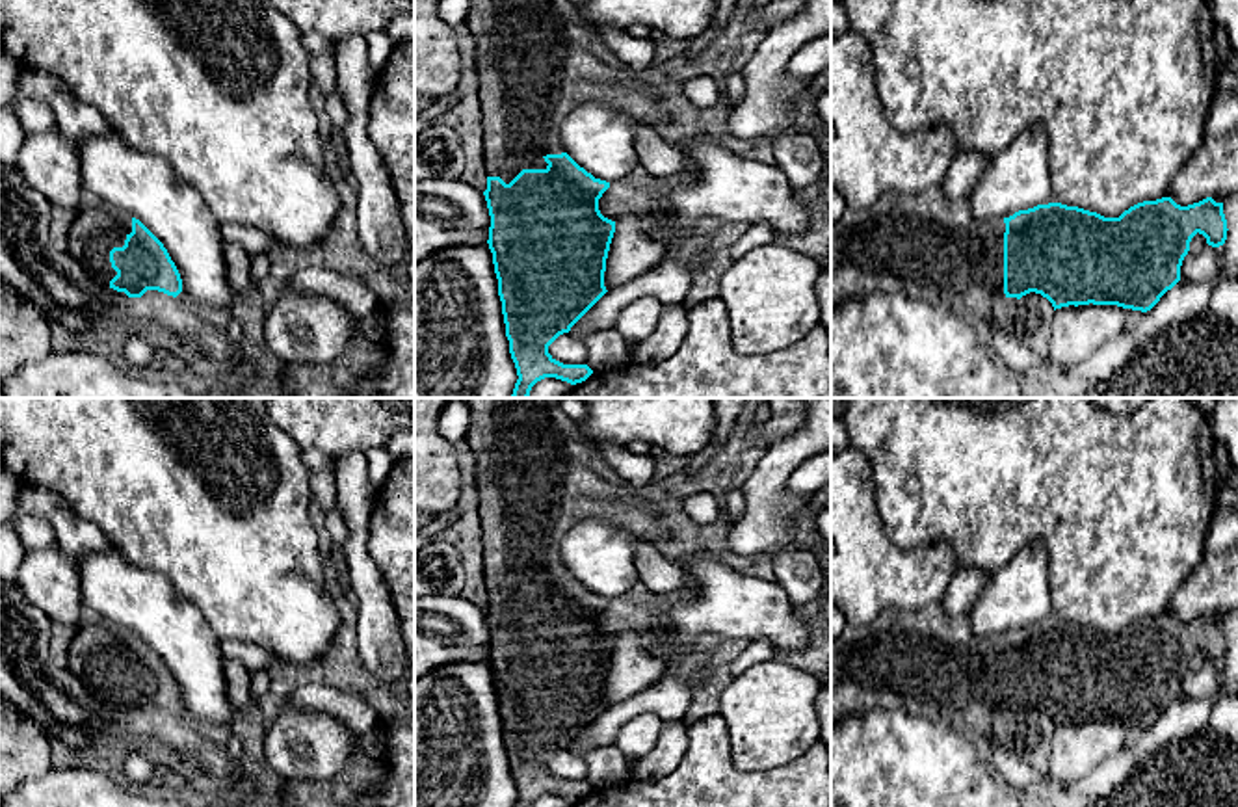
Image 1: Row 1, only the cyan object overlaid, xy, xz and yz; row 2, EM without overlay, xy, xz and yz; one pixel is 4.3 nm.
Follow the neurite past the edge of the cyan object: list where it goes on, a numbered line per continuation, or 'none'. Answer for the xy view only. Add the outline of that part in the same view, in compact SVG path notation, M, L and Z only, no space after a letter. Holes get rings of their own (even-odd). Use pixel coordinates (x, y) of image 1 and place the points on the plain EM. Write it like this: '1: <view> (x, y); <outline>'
1: xy (95, 648); M106 621L78 627L67 651L67 669L100 703L110 705L117 692L110 679L110 668L123 664L132 649L132 632Z

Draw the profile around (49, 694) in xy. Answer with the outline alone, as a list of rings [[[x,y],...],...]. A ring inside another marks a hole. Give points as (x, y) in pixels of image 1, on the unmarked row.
[[[15,580],[0,582],[0,697],[41,723],[52,742],[63,742],[86,757],[97,753],[123,757],[128,751],[138,751],[156,766],[160,779],[201,794],[223,796],[240,785],[242,762],[232,759],[223,744],[204,736],[191,718],[158,707],[128,714],[97,701],[67,668],[52,662],[50,630],[48,615],[26,601]]]

